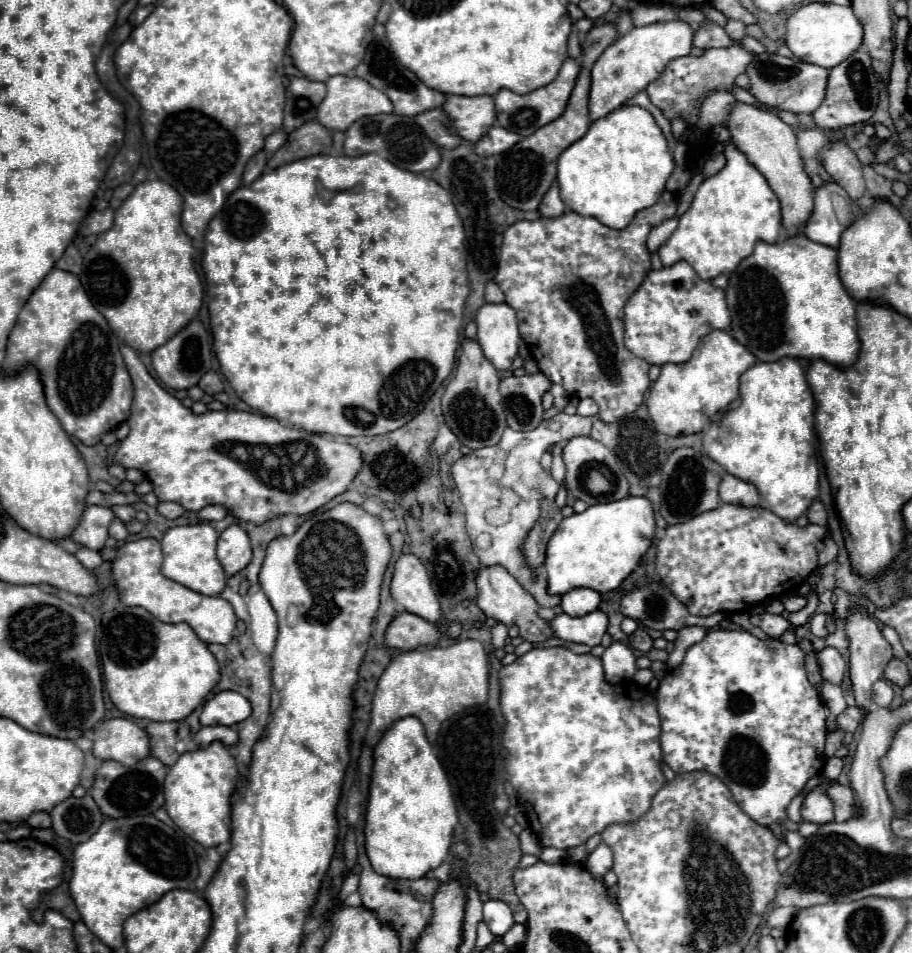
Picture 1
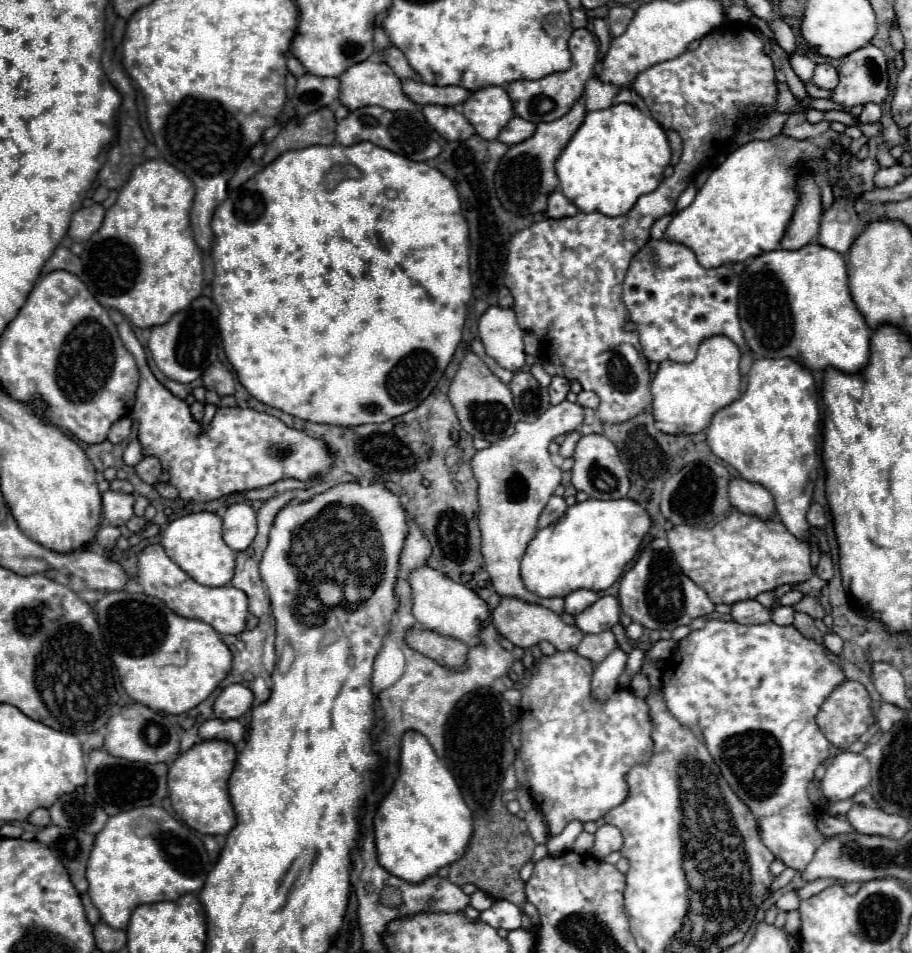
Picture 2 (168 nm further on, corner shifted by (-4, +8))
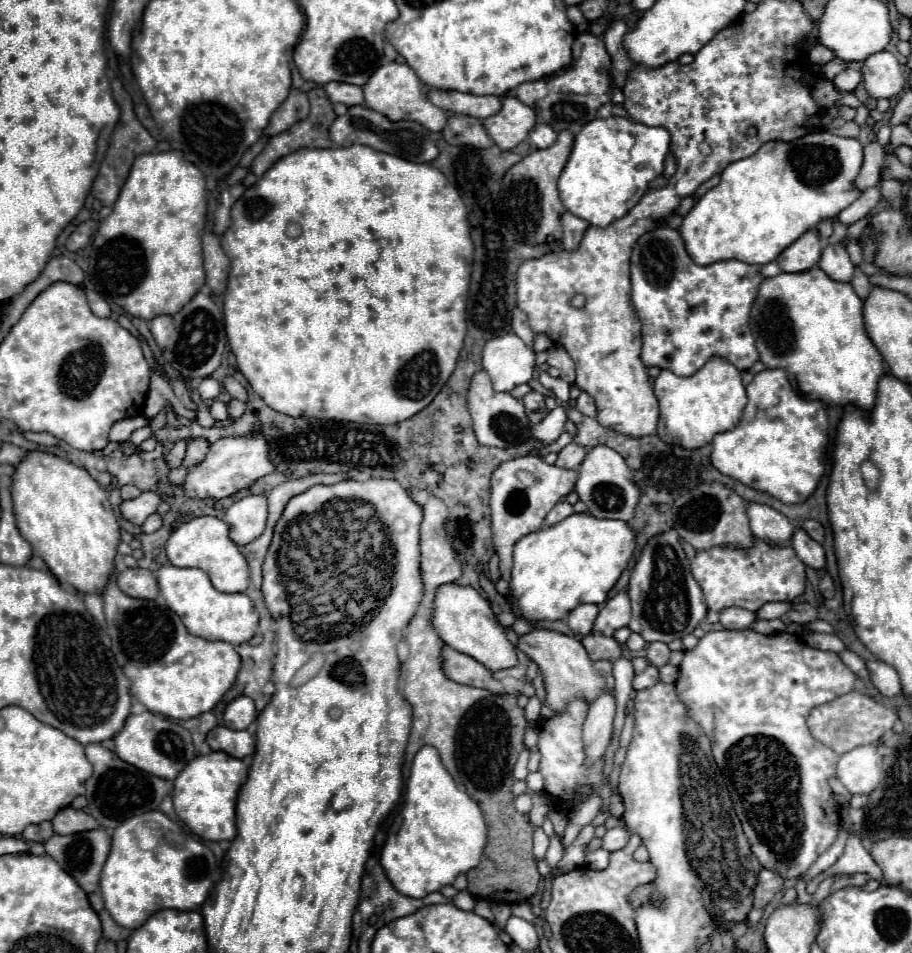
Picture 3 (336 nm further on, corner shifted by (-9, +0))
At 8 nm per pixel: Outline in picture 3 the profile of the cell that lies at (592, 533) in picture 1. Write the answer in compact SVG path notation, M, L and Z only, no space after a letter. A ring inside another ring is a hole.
M571 514L557 526L523 536L515 544L509 582L513 612L527 620L561 620L569 614L569 628L575 634L589 634L599 612L595 604L607 600L609 590L627 568L637 548L635 538L637 534L631 530L629 522L595 518L591 514Z

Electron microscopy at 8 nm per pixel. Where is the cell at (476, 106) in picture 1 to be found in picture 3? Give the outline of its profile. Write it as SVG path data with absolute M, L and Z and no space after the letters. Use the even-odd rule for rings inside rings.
M505 96L501 102L501 110L485 118L483 126L499 148L511 150L527 138L527 132L535 124L535 114L515 96Z

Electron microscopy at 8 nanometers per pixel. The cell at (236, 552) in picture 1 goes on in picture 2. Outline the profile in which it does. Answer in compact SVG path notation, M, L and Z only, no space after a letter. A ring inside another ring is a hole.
M236 502L226 508L224 542L234 550L246 550L256 536L256 510L248 502Z

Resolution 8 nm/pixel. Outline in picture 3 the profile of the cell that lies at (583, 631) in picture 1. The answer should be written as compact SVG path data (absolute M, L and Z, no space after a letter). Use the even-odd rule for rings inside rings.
M619 592L601 606L599 616L593 624L593 632L603 636L613 636L613 632L627 626L629 620L631 620L631 606L627 592Z

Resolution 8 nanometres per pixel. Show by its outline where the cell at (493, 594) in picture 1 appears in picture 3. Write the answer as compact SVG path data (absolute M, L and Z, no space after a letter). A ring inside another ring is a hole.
M533 628L531 632L519 636L517 648L525 652L533 662L537 662L539 670L543 672L545 680L545 702L551 706L553 712L559 712L565 708L567 702L575 698L585 698L587 702L595 700L603 688L611 688L613 692L613 672L611 662L593 662L589 660L583 644L575 636L567 636L555 630L545 628Z

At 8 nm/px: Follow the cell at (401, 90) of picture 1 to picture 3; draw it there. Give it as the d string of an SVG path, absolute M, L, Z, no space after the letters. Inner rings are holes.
M427 90L427 98L449 114L467 114L481 120L501 108L501 98L497 96L475 96L457 90Z

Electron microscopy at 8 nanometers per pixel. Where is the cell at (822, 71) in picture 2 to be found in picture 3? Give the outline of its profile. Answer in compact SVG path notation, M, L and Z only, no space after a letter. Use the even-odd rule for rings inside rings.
M843 70L839 72L835 78L833 78L833 86L839 90L839 92L853 92L859 84L859 72L857 70Z

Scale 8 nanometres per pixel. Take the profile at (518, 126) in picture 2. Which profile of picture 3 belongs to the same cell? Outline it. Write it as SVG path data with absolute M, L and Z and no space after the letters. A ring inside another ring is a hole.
M535 124L527 136L527 142L531 144L531 148L547 148L555 140L555 136L555 130L547 128L547 124Z

